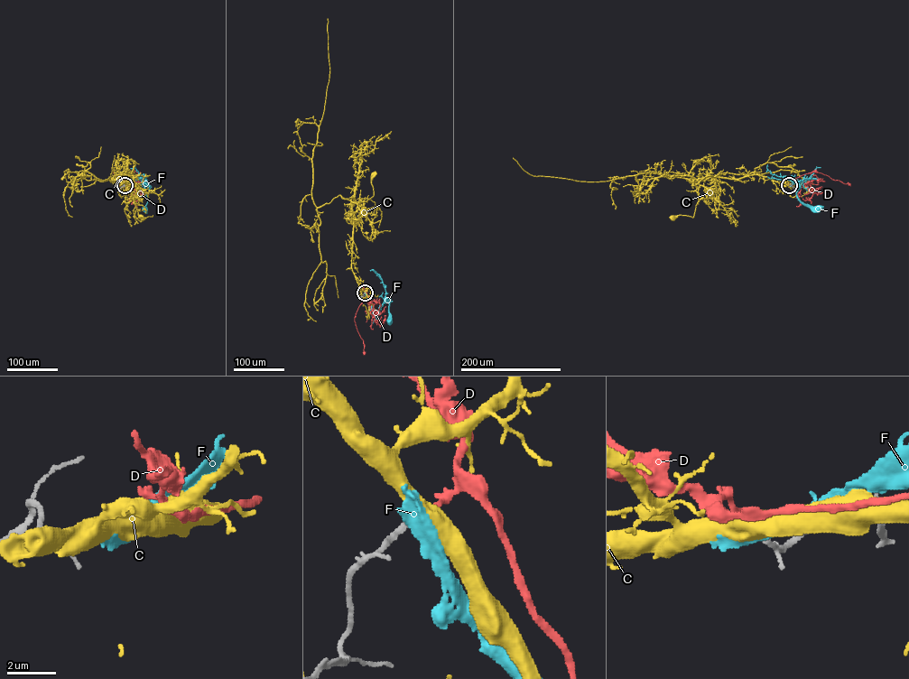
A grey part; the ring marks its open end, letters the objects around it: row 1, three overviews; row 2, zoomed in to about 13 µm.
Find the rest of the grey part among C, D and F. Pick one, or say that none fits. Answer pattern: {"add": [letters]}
{"add": ["D"]}

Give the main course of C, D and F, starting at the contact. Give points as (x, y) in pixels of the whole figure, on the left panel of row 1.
C: (125, 185), (120, 185), (115, 174), (117, 178), (121, 176), (120, 180), (130, 190), (141, 216)
D: (125, 185), (128, 185), (126, 181), (113, 172), (118, 184)
F: (125, 185), (134, 179), (143, 182), (148, 199), (143, 209)

